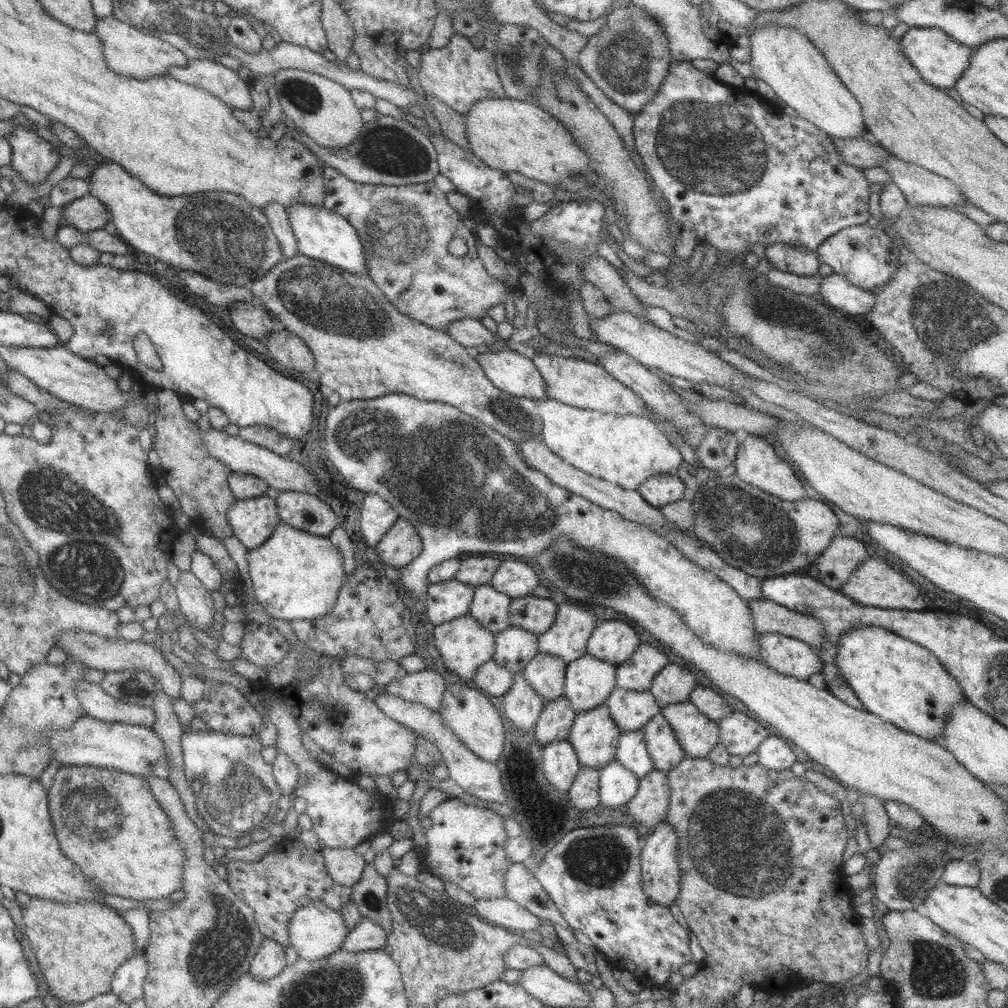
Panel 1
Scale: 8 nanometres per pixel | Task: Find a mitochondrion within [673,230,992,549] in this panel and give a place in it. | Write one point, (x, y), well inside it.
(774, 306)

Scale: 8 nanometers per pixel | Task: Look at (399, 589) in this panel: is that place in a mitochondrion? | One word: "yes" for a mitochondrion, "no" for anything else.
no

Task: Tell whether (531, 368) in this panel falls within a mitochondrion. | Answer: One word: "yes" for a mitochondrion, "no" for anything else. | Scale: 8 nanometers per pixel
no

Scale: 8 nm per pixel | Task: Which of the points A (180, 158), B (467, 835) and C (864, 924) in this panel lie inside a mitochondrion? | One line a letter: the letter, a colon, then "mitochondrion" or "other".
A: other
B: other
C: other

